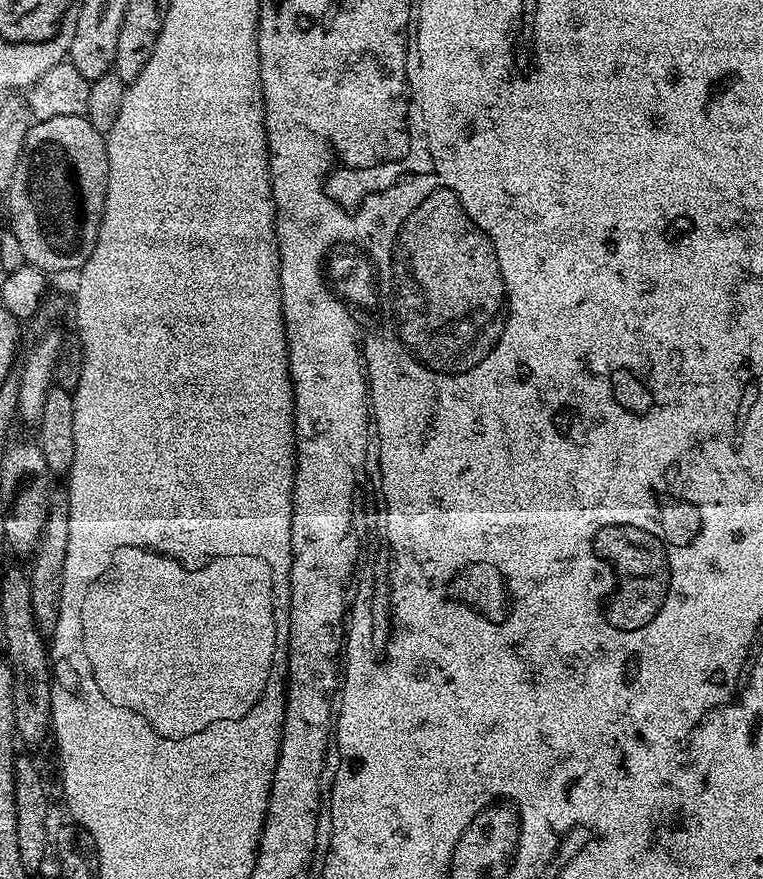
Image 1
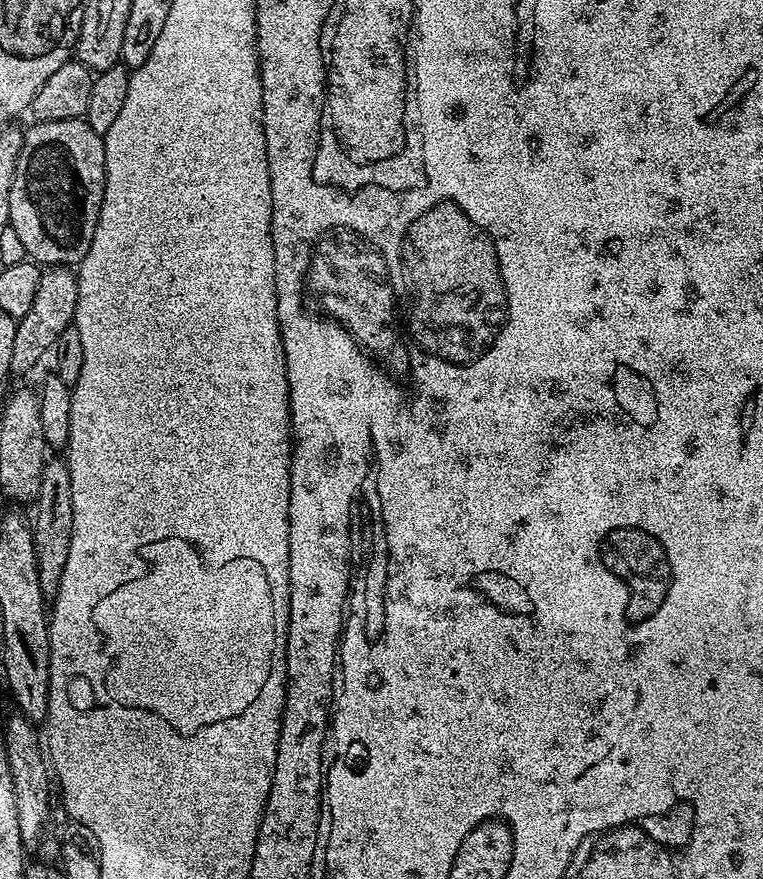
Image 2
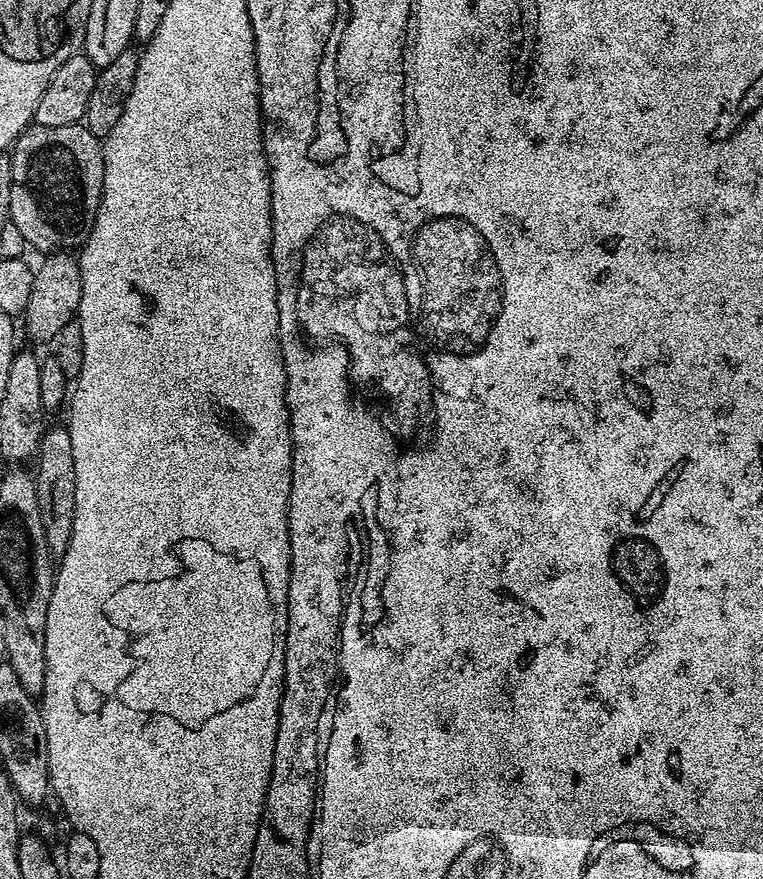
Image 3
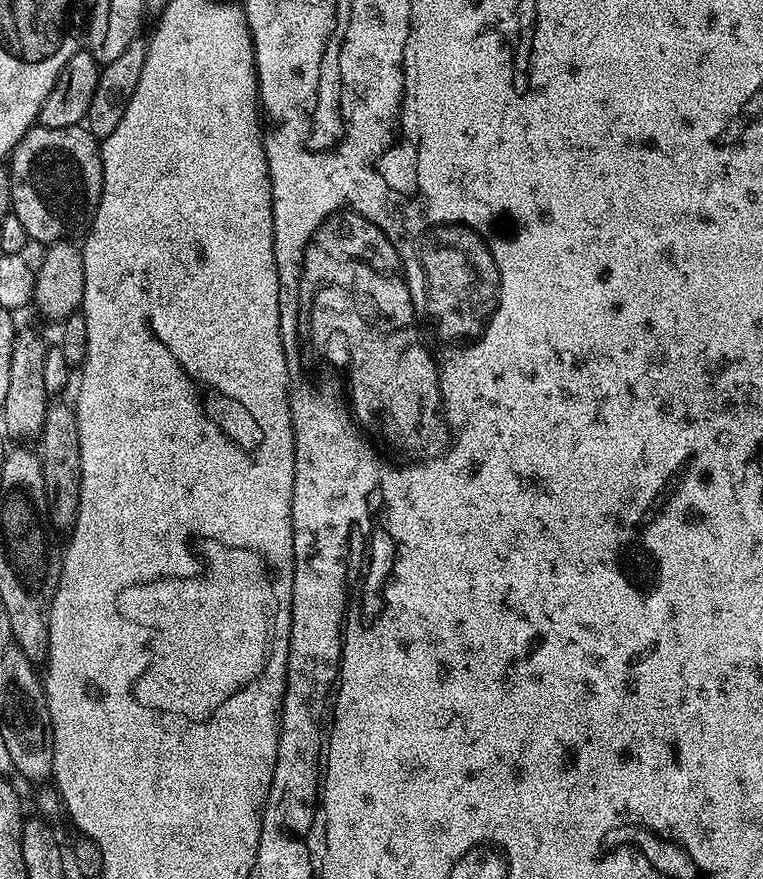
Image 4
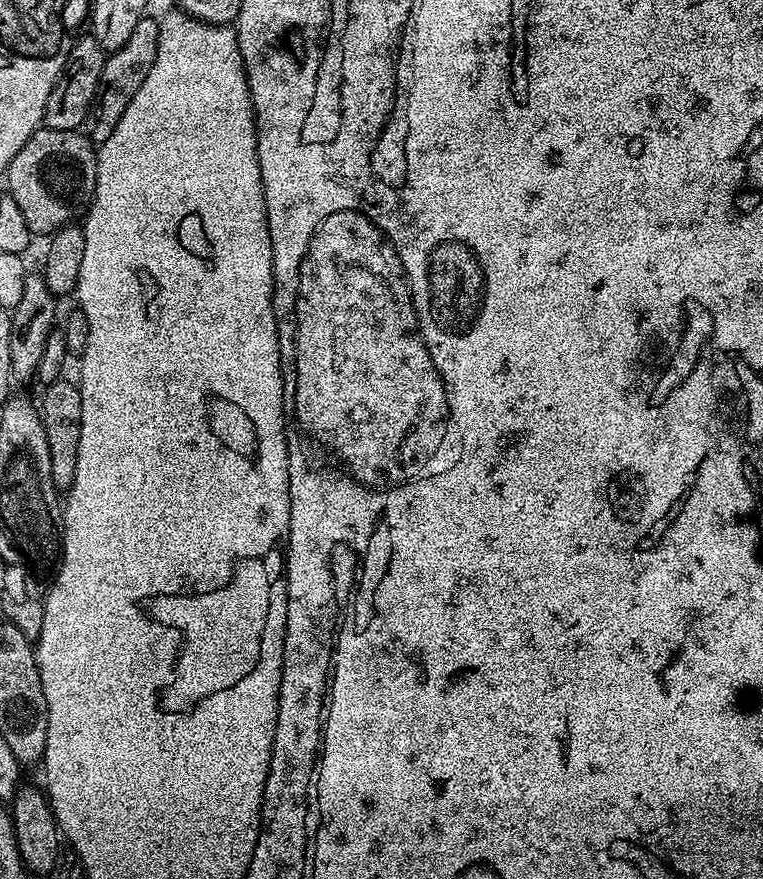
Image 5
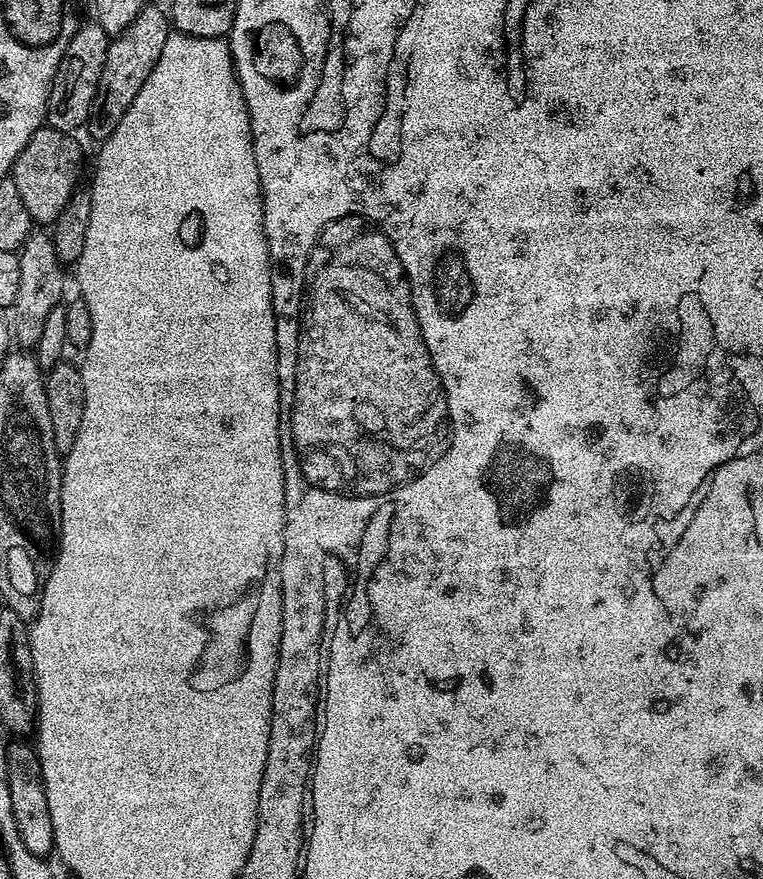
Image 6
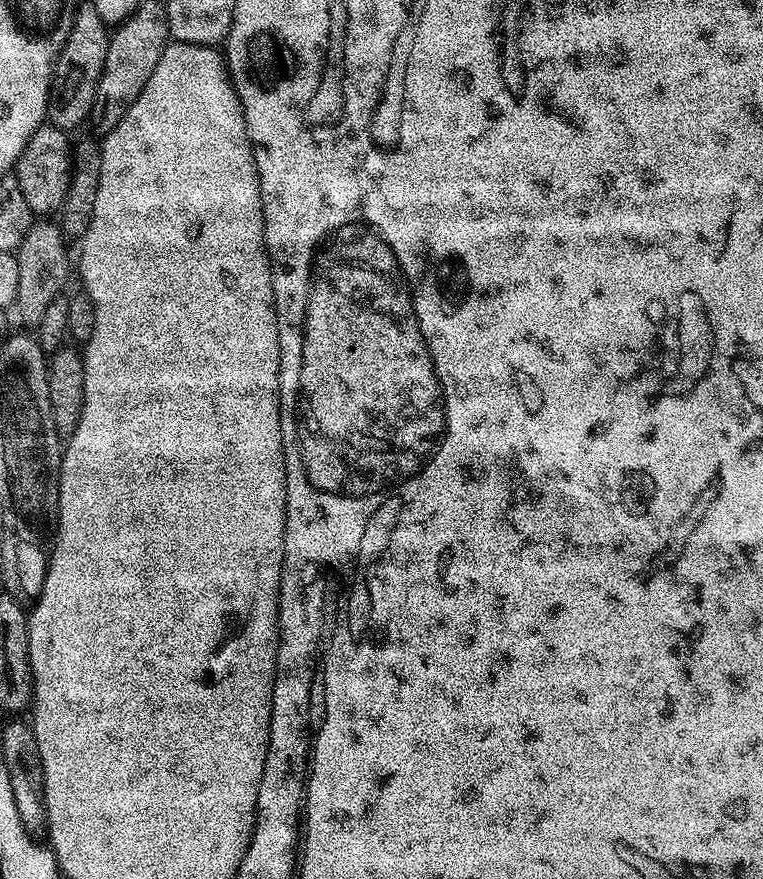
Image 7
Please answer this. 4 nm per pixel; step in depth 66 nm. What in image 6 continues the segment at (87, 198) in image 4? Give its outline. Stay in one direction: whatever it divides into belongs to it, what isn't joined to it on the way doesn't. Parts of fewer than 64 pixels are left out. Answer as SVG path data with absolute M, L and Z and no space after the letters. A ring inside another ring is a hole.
M41 126L30 142L26 142L22 154L18 154L14 162L10 179L14 186L18 186L18 194L22 194L22 202L37 225L48 226L56 221L58 214L62 214L72 195L78 191L79 184L76 183L80 180L80 148L72 139L67 132Z

